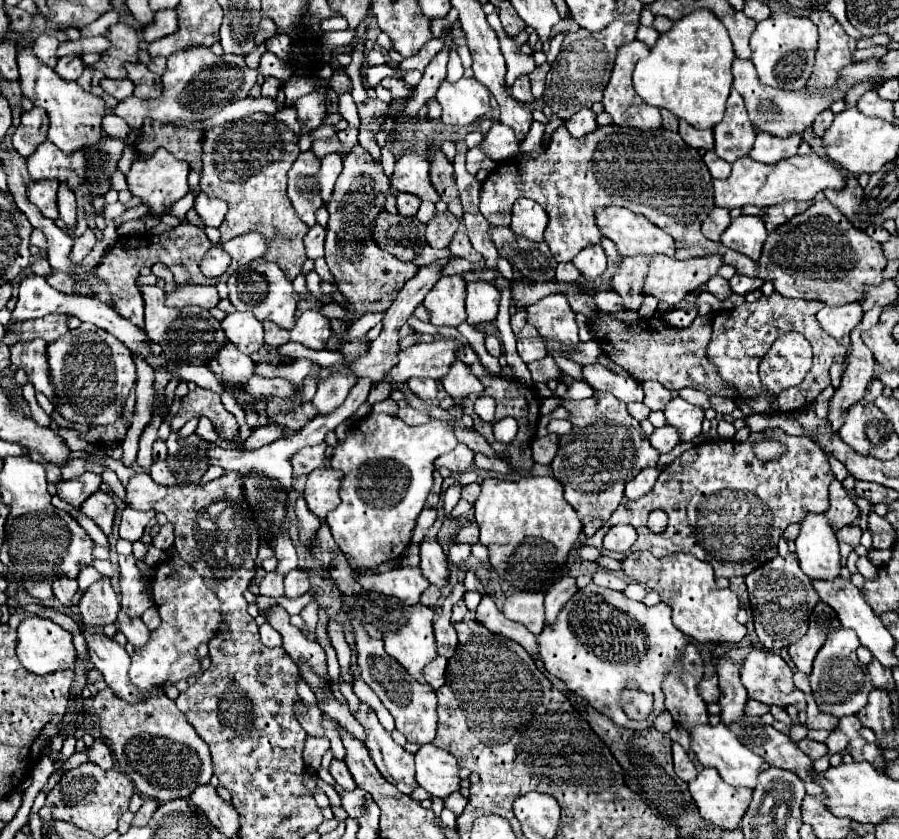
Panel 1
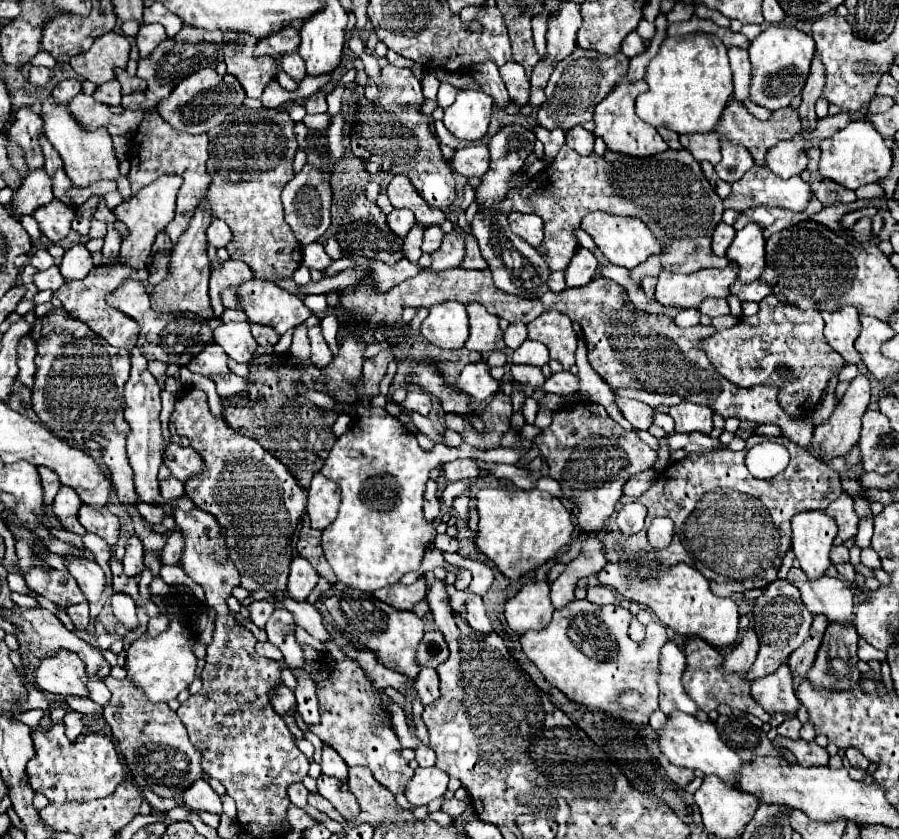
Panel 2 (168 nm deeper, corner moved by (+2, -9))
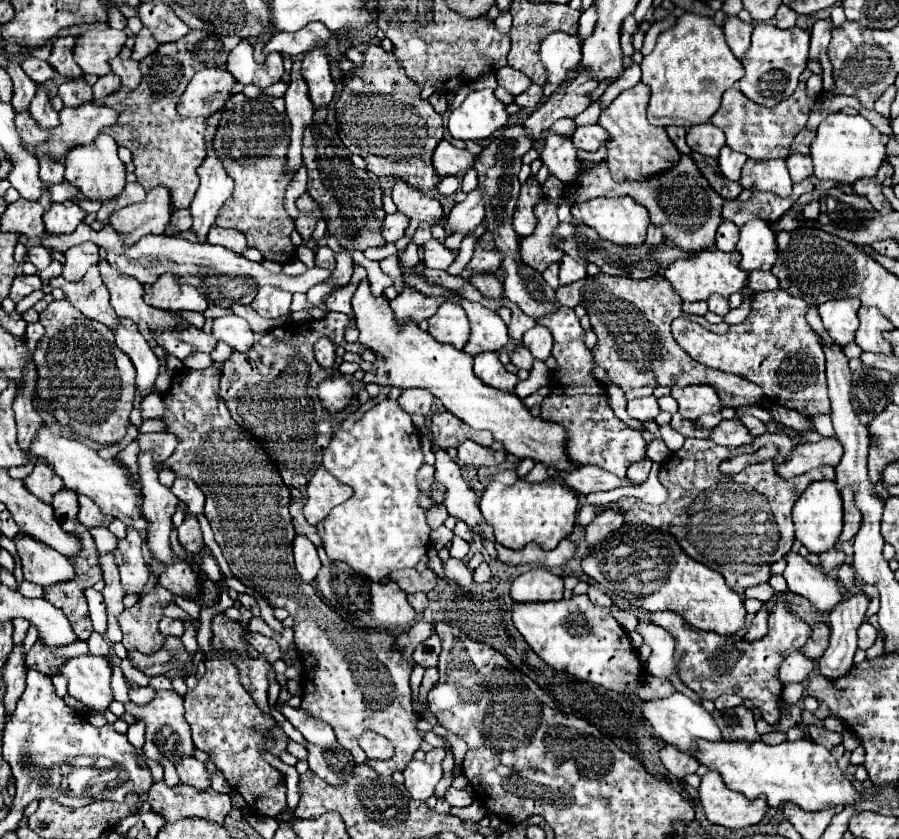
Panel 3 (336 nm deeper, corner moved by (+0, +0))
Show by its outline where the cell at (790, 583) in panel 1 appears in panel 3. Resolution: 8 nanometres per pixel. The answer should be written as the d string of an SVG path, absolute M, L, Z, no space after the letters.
M779 594L773 610L769 614L769 632L759 642L743 642L739 640L727 652L727 638L717 632L705 632L681 618L675 612L655 612L651 614L653 624L663 626L677 638L677 664L679 678L685 686L695 690L703 700L715 700L721 694L737 694L753 702L759 708L761 716L769 724L777 724L779 720L779 702L781 702L781 684L777 680L777 668L795 650L807 642L811 634L811 626L801 620L793 610L789 610L787 594Z

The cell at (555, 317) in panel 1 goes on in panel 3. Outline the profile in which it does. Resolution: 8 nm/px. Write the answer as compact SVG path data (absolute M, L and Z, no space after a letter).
M567 306L557 308L553 314L545 314L545 318L537 318L539 326L549 328L553 334L553 356L557 360L555 370L555 386L551 388L551 394L541 404L541 418L545 422L561 424L567 432L567 458L577 466L595 464L603 470L609 470L617 474L619 478L625 478L625 470L629 464L647 458L645 454L645 438L641 432L631 430L625 426L611 410L607 394L603 384L591 374L593 354L589 348L585 348L585 332L579 324L579 318L575 312Z

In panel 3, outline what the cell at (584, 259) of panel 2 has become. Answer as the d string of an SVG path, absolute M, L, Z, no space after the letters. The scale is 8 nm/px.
M563 256L559 266L561 266L561 270L559 270L559 282L561 284L571 284L571 282L583 280L587 276L587 262L585 262L585 258Z

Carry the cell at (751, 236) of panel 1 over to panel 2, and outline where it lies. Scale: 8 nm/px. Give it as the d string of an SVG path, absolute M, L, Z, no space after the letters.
M751 223L737 231L727 249L727 259L739 263L739 281L757 281L765 269L765 237L761 227Z

